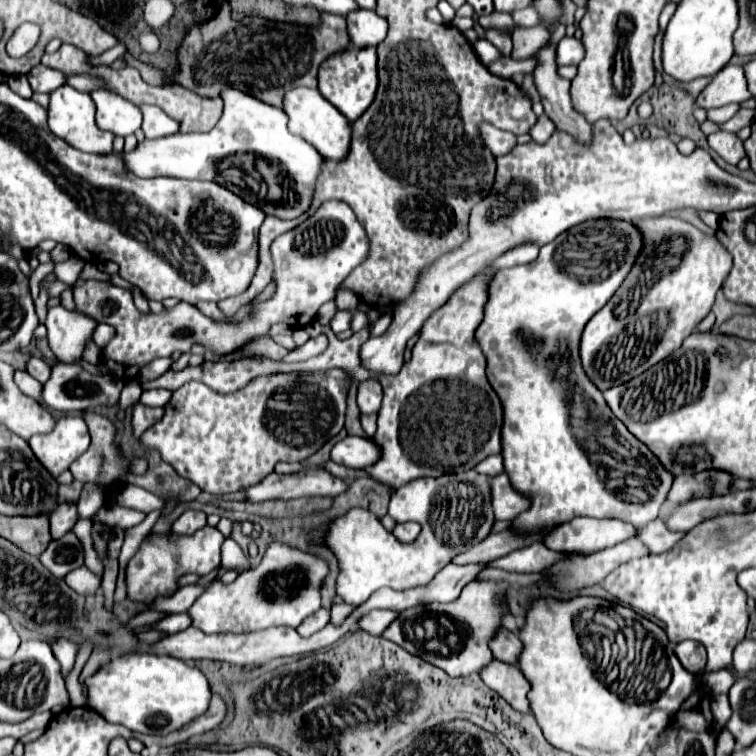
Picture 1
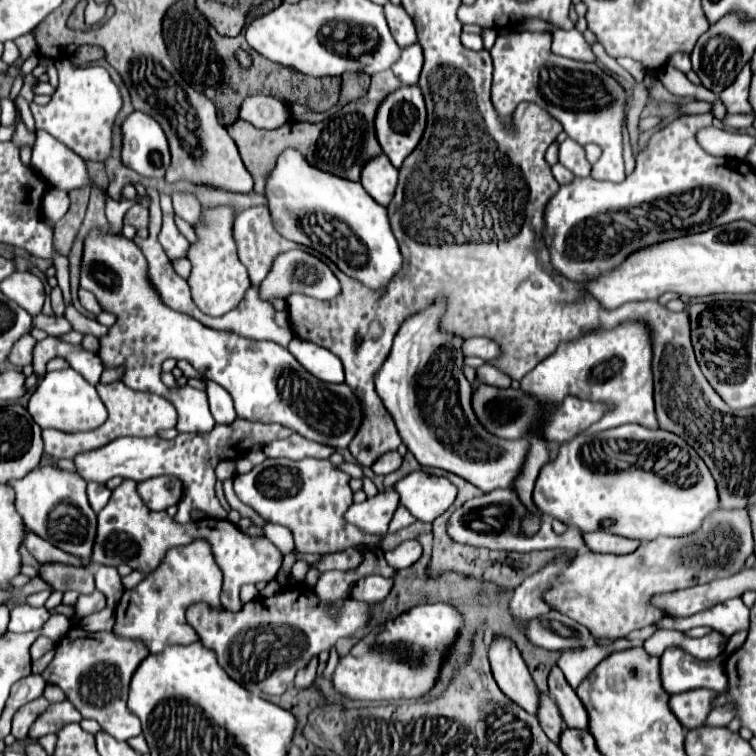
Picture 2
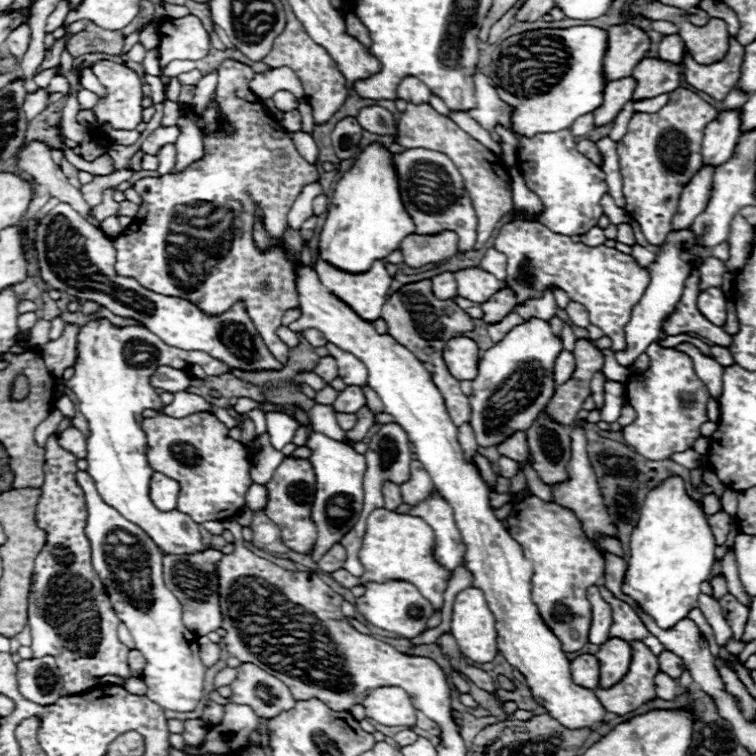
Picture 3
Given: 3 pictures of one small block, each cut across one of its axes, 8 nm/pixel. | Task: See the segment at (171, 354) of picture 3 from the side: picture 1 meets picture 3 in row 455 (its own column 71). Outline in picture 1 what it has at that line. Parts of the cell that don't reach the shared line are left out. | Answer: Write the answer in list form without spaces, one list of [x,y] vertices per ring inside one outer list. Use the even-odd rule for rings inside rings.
[[[60,86],[50,94],[50,106],[48,106],[48,126],[52,134],[68,142],[80,152],[90,152],[90,154],[108,154],[112,152],[112,140],[114,136],[110,132],[104,132],[96,126],[94,122],[94,102],[90,94],[78,92],[72,86]]]

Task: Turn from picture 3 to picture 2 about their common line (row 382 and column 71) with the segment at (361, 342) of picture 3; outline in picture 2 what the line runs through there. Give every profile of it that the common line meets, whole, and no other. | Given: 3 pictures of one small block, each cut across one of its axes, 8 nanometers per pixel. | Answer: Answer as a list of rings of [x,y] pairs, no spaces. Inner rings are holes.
[[[76,370],[46,372],[40,380],[36,392],[30,396],[28,412],[40,428],[54,428],[60,432],[86,432],[102,426],[106,422],[106,406],[102,404],[96,388],[88,384]]]

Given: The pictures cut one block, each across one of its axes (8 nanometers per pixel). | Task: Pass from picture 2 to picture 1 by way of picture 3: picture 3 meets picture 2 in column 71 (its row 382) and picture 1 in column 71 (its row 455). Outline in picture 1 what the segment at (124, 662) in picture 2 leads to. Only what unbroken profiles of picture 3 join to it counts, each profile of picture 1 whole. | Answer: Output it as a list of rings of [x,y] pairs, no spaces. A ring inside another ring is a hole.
[[[52,640],[50,646],[52,646],[52,650],[54,650],[56,660],[58,660],[60,666],[62,666],[62,676],[68,678],[68,674],[70,674],[72,668],[74,668],[74,662],[76,662],[78,644],[74,644],[74,642],[70,642],[70,640]]]

